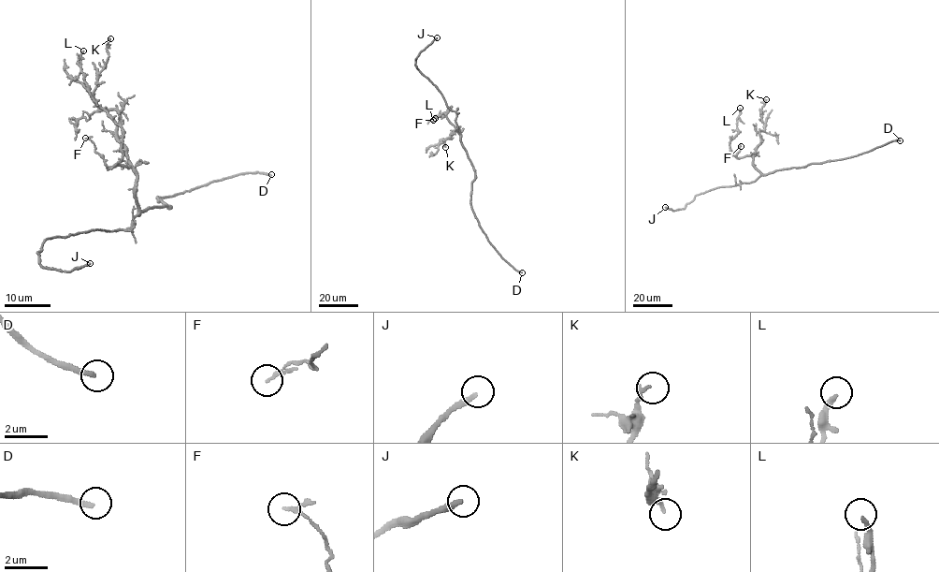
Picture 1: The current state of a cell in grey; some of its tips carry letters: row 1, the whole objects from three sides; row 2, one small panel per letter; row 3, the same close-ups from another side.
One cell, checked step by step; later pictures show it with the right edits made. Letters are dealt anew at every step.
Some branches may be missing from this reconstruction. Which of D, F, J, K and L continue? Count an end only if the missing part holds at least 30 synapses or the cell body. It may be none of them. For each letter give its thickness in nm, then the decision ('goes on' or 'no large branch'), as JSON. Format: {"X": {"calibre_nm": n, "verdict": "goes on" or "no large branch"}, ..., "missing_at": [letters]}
{"D": {"calibre_nm": 240, "verdict": "goes on"}, "F": {"calibre_nm": 120, "verdict": "no large branch"}, "J": {"calibre_nm": 260, "verdict": "goes on"}, "K": {"calibre_nm": 180, "verdict": "no large branch"}, "L": {"calibre_nm": 220, "verdict": "no large branch"}, "missing_at": ["D", "J"]}

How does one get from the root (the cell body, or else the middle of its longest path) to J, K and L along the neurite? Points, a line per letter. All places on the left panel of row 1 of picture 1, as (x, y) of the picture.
J: (151, 207), (133, 219), (129, 230), (56, 235), (37, 253), (44, 267), (63, 271), (90, 263)
K: (151, 207), (138, 214), (136, 169), (117, 138), (119, 113), (103, 110), (93, 96), (110, 38)
L: (151, 207), (138, 214), (131, 168), (109, 168), (122, 160), (122, 129), (90, 94), (81, 70), (83, 51)

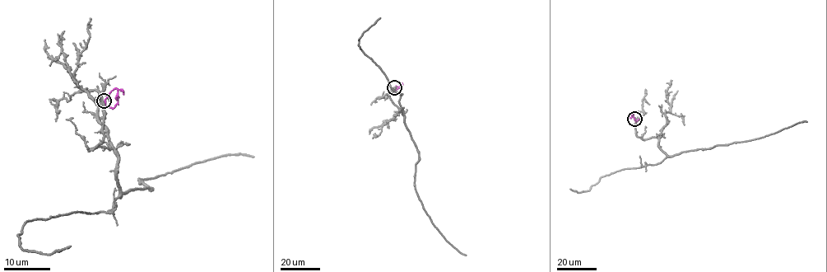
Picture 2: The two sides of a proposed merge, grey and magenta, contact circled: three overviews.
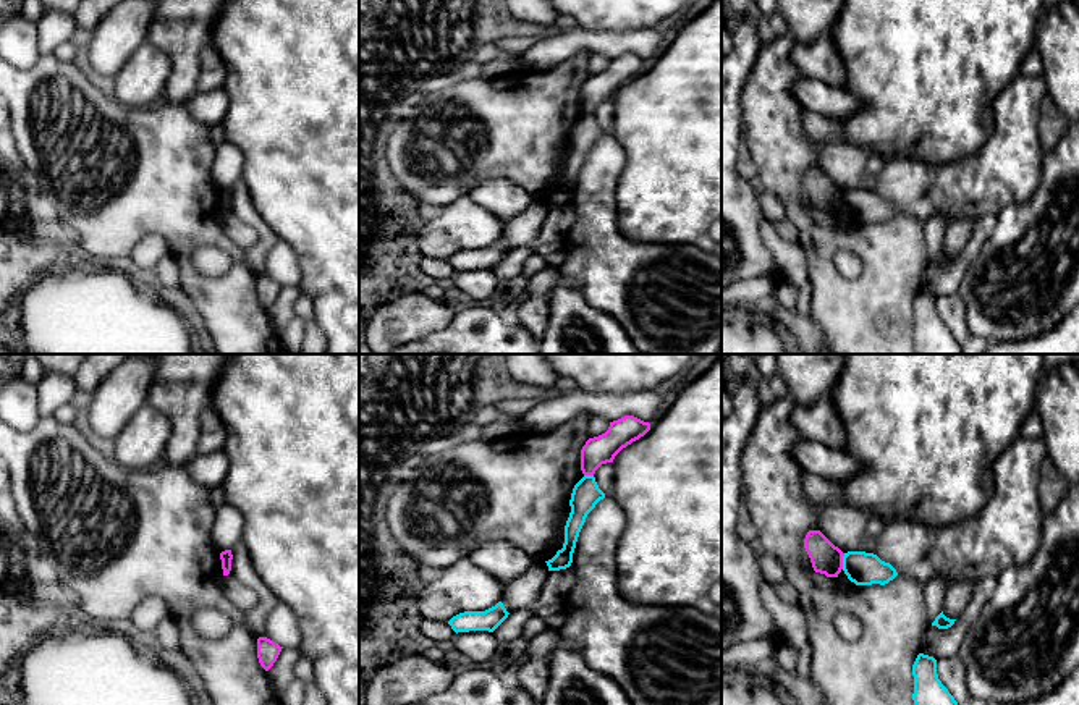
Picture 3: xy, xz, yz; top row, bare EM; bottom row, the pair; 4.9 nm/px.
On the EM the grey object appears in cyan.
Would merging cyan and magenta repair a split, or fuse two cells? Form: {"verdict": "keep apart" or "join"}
{"verdict": "keep apart"}

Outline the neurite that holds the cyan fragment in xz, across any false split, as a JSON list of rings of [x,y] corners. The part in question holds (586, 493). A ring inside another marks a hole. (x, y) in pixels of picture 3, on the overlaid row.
[[[584,475],[574,485],[569,500],[571,513],[565,526],[565,543],[552,559],[545,561],[548,571],[560,571],[571,566],[576,542],[586,522],[586,517],[603,498],[605,493],[599,488],[594,475]]]

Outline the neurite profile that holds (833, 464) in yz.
[[[815,440],[798,441],[793,446],[793,456],[804,472],[812,472],[830,482],[844,483],[861,472],[861,464],[843,450],[828,448]]]

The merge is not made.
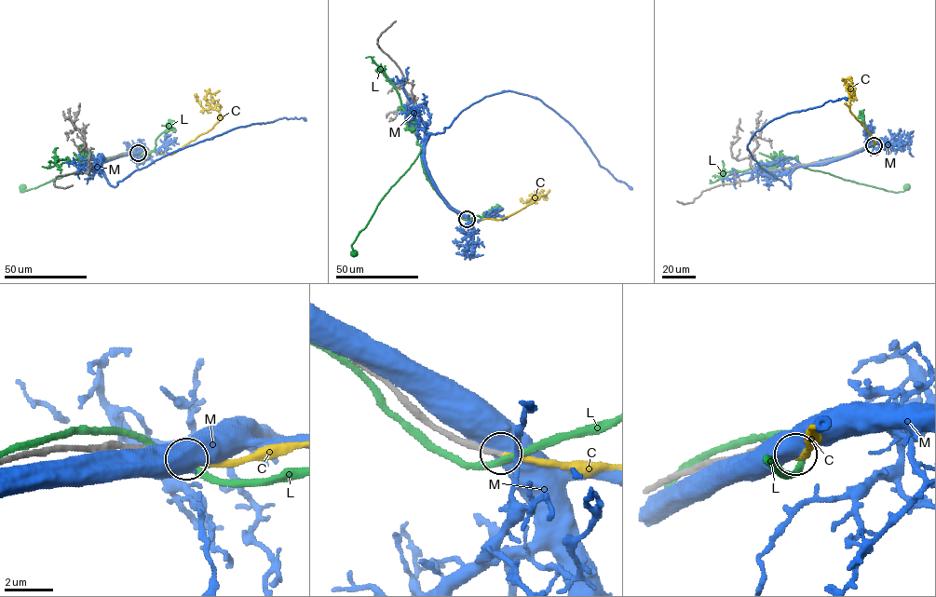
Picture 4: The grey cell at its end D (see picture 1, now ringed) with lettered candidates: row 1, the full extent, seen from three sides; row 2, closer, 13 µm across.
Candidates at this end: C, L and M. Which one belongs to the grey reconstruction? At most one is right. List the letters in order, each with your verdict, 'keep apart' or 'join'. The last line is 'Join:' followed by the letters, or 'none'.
C: join
L: keep apart
M: keep apart
Join: C

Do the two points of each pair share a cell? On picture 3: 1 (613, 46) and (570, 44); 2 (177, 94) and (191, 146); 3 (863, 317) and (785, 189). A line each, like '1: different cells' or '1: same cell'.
1: same cell
2: different cells
3: same cell

